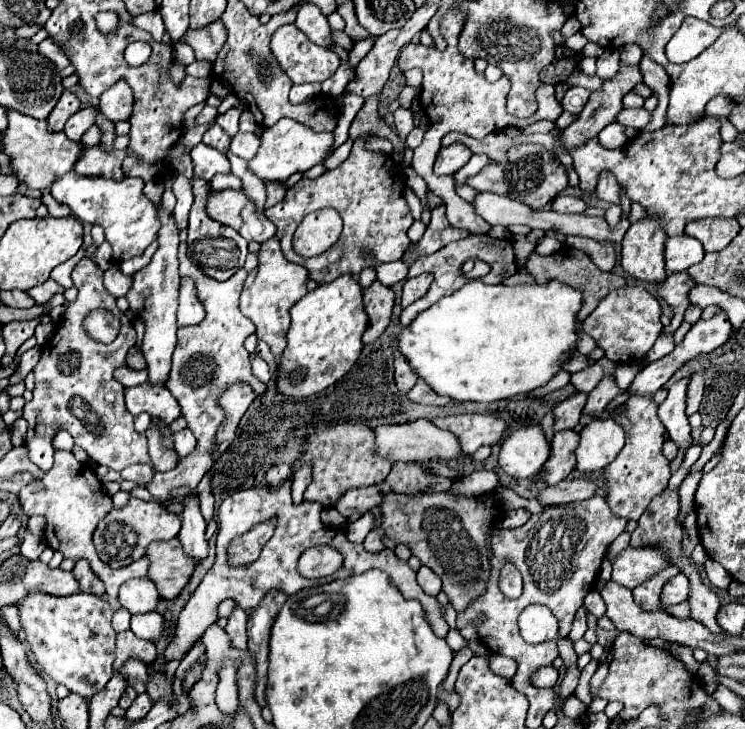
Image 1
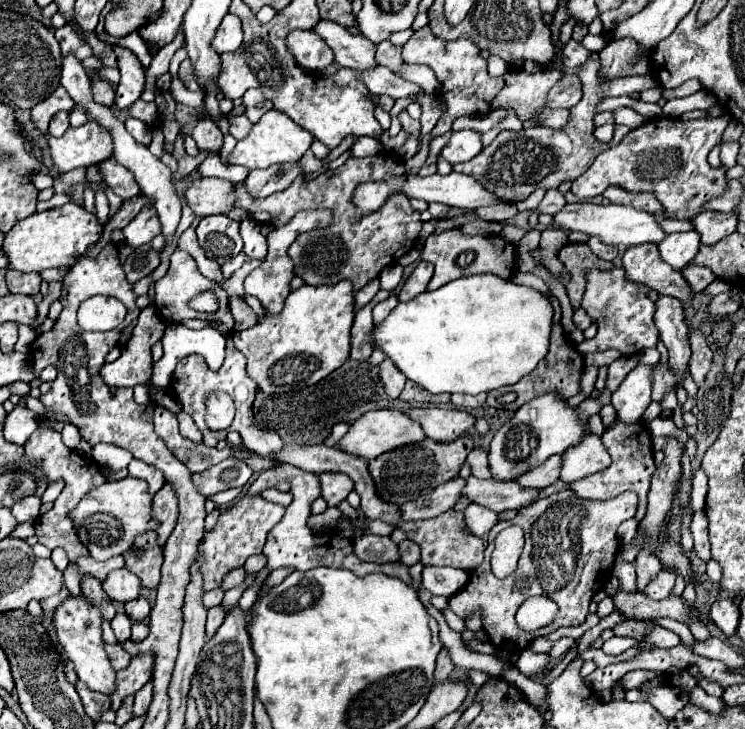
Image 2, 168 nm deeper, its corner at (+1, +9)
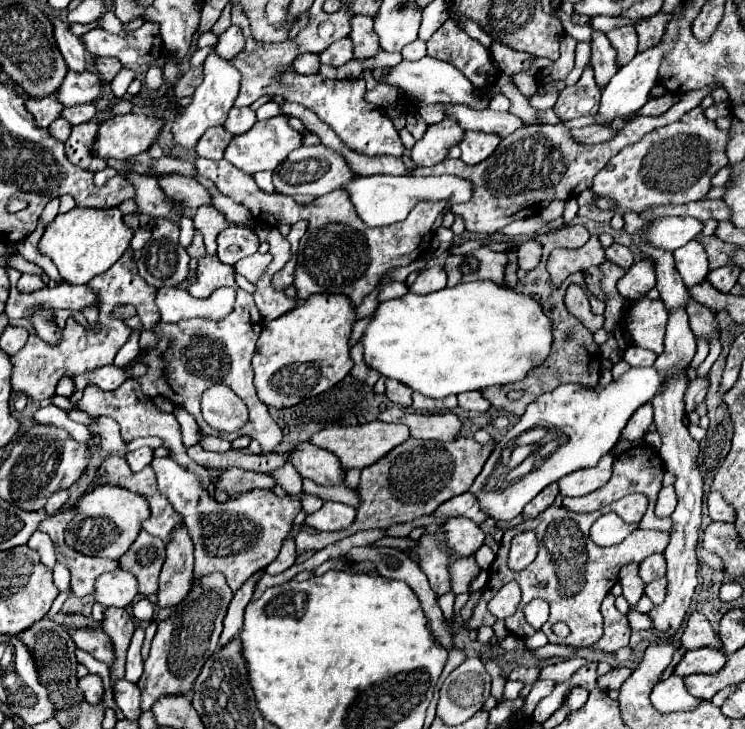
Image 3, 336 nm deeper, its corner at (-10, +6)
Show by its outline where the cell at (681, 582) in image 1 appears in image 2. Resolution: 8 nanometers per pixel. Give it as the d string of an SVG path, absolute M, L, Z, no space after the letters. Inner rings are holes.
M662 570L656 580L652 580L648 584L648 588L644 590L652 600L662 600L666 596L670 596L672 592L672 584L676 584L676 574L674 572L668 572L668 570Z

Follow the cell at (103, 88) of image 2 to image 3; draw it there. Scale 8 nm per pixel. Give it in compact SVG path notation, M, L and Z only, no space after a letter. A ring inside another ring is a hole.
M67 71L63 83L59 85L57 99L65 107L79 105L79 103L91 103L103 97L103 81L97 73L91 71Z

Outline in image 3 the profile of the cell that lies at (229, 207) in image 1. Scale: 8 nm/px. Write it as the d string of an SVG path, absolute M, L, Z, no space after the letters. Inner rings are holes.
M169 175L169 177L159 177L157 179L159 187L163 193L177 203L183 203L187 207L201 207L201 205L211 205L211 195L209 191L195 179L191 177L181 177L181 175Z

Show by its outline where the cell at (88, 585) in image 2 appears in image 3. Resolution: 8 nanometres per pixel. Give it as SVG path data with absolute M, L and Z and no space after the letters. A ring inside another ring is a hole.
M109 607L105 609L105 619L101 623L101 629L109 635L115 647L115 667L111 667L111 683L115 683L115 679L121 679L125 675L125 653L131 643L135 627L125 609Z

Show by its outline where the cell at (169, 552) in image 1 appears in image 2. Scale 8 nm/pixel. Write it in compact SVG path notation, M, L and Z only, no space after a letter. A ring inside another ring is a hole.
M146 532L138 536L134 546L122 556L126 560L126 568L142 580L144 588L158 588L164 552L156 544L156 532Z

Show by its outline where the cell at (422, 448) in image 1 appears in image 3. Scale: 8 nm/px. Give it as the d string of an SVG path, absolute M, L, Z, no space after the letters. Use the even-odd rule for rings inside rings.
M371 421L371 423L363 423L363 425L329 425L325 429L321 429L319 433L311 435L311 443L331 451L333 455L337 455L339 463L343 469L363 469L369 467L371 463L379 461L383 455L387 455L387 451L391 451L393 447L397 447L399 443L403 443L405 439L409 439L409 429L405 425L393 425L393 423L381 423L381 421Z

